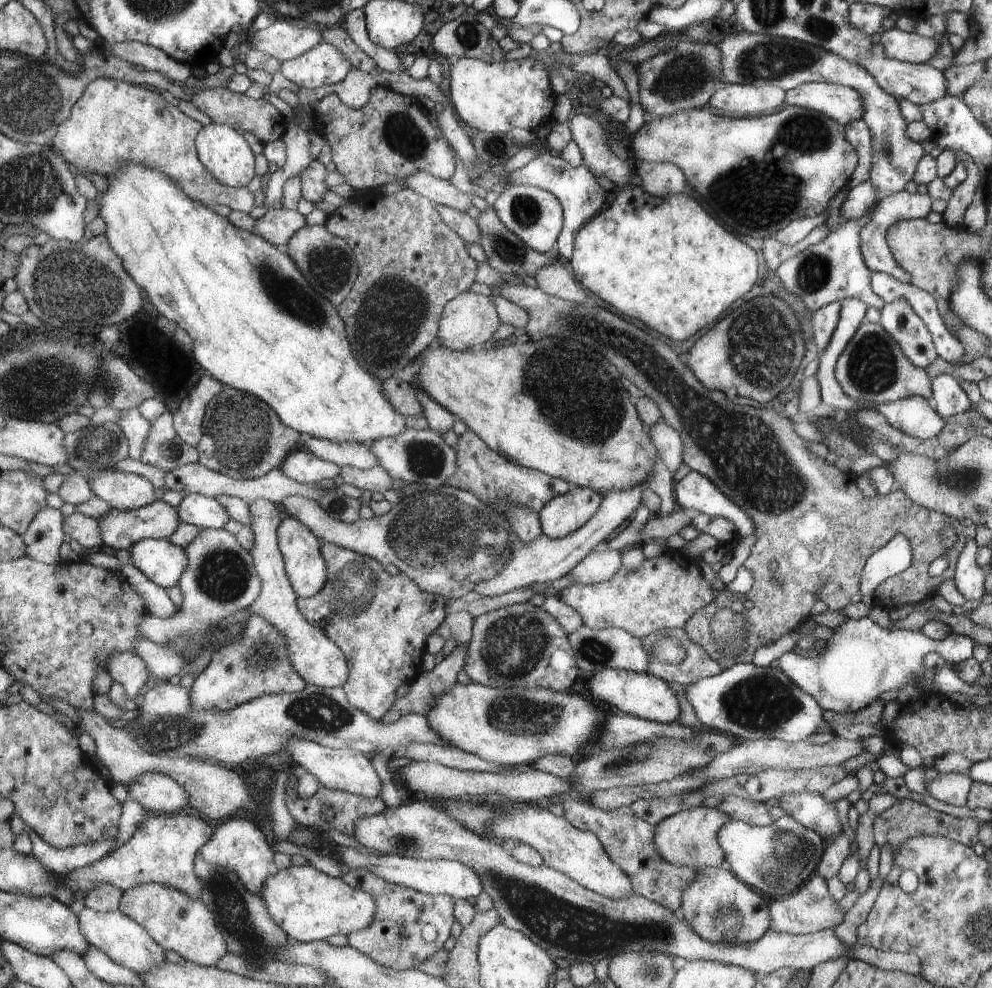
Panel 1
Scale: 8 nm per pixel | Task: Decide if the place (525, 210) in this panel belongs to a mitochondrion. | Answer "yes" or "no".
yes

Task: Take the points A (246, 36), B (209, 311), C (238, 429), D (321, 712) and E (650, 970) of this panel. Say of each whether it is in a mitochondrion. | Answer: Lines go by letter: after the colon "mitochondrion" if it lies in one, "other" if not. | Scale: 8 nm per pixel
A: other
B: other
C: mitochondrion
D: mitochondrion
E: mitochondrion

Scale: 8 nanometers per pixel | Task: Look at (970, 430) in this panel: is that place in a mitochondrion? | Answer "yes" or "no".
no

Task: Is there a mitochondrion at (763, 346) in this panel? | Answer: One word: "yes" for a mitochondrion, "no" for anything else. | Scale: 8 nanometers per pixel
yes

